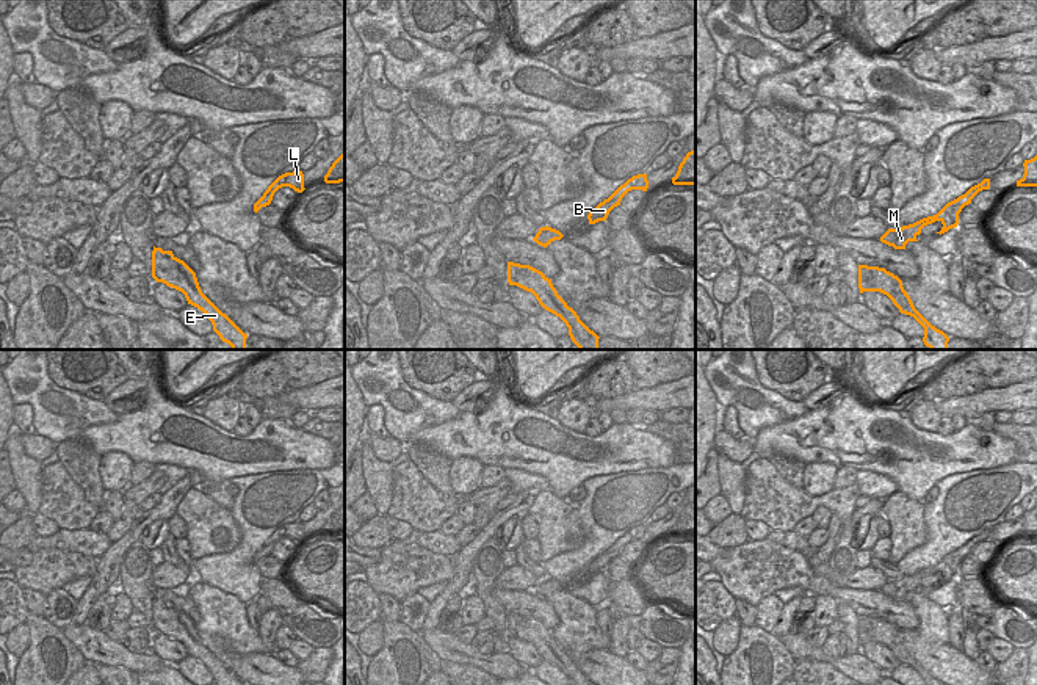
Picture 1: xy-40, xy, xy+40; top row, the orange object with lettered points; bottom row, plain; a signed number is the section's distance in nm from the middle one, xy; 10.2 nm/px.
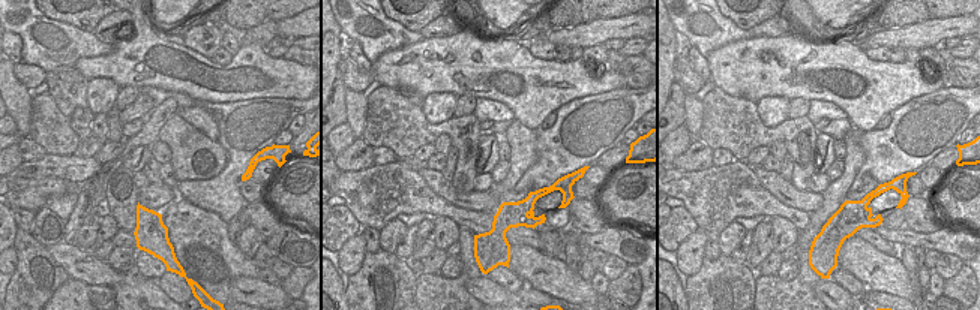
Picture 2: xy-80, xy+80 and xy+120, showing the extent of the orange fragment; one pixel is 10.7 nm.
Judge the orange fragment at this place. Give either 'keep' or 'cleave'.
cleave

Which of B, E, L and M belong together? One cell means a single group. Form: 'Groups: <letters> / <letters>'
Groups: B L M / E.

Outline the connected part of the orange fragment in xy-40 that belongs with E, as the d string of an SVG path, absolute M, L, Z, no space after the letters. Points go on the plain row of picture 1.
M155 599L152 602L152 629L182 643L188 655L202 661L216 685L244 685L226 665L222 665L201 641L196 624L172 602Z

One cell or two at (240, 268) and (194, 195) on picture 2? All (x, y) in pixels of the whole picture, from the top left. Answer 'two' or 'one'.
two

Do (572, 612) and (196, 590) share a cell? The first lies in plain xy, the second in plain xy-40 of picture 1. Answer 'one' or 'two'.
one

